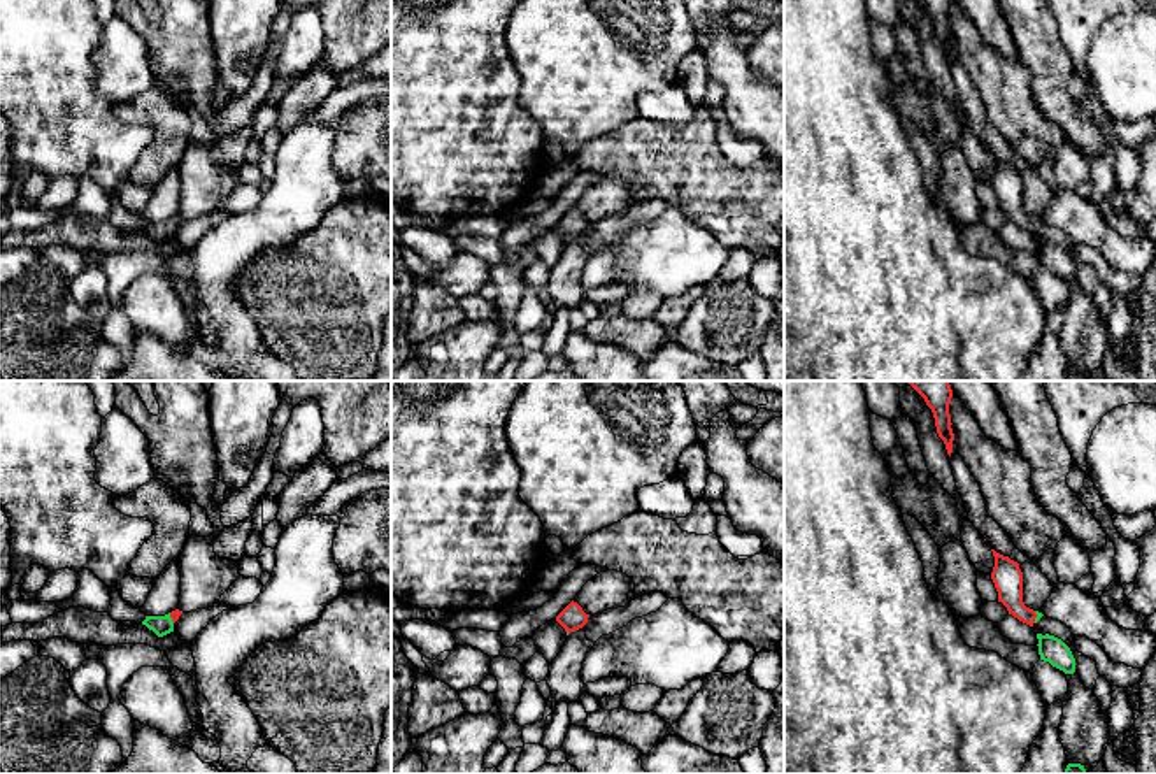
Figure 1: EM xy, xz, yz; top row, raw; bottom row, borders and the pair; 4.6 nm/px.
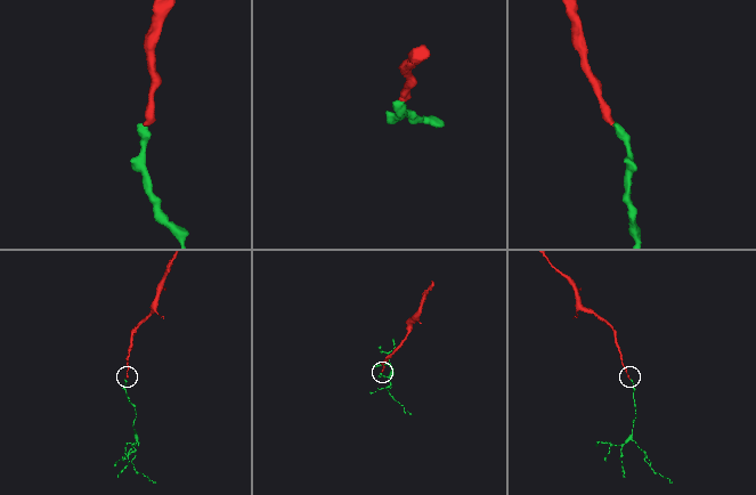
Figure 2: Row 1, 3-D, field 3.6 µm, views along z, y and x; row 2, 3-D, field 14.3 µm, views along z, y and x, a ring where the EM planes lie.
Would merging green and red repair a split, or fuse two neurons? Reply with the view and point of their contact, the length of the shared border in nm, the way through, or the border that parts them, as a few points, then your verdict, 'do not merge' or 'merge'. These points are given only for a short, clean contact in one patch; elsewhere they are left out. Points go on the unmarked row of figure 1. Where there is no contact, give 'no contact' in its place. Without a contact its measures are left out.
meets green in yz at (1037, 223); contact 60 nm long; runs through yz (1039, 222), (1037, 223), (1013, 207), (1007, 183); merge

